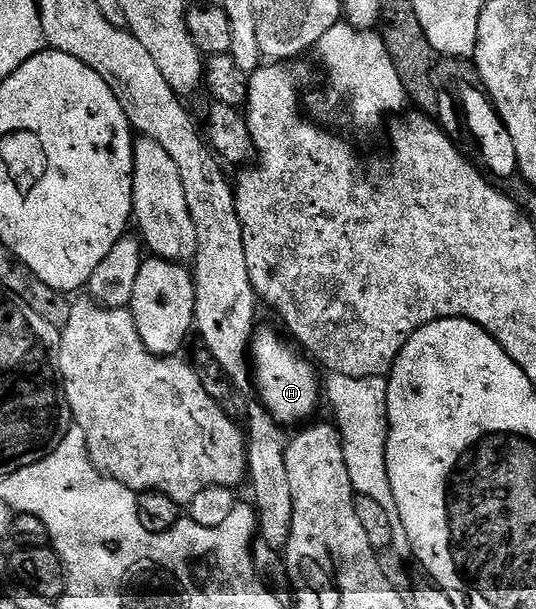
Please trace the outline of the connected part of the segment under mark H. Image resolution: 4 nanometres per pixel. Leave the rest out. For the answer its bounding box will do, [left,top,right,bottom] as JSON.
[250,328,322,427]

